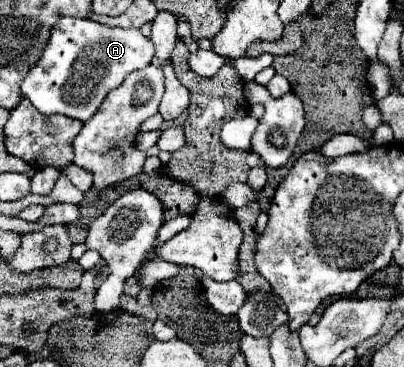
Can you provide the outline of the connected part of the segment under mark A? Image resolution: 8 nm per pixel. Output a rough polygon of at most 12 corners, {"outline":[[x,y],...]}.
{"outline":[[61,17],[21,83],[45,115],[89,121],[151,65],[139,29]]}

